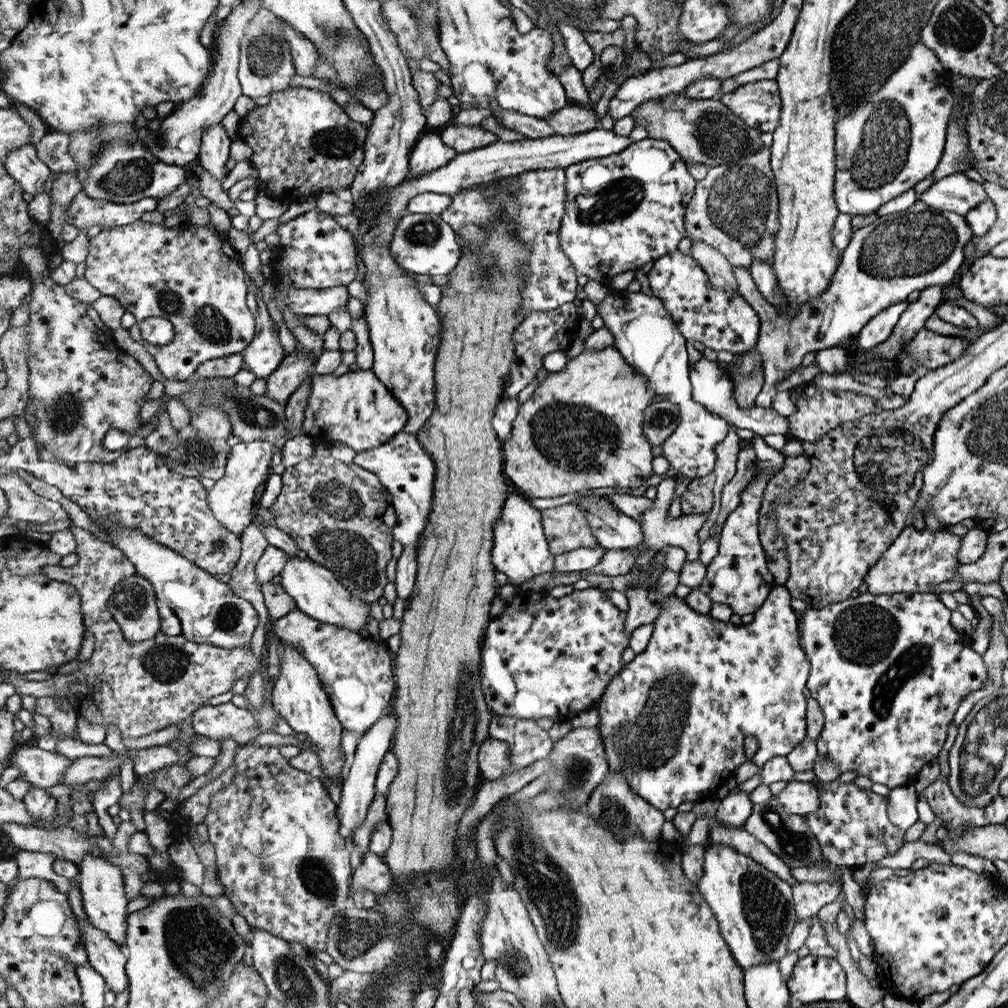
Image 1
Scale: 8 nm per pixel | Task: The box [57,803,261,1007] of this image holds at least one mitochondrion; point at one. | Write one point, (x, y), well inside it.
(198, 946)

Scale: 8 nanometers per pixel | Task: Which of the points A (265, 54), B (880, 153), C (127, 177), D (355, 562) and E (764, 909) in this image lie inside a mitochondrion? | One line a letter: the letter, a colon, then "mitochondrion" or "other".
A: mitochondrion
B: mitochondrion
C: mitochondrion
D: mitochondrion
E: mitochondrion

